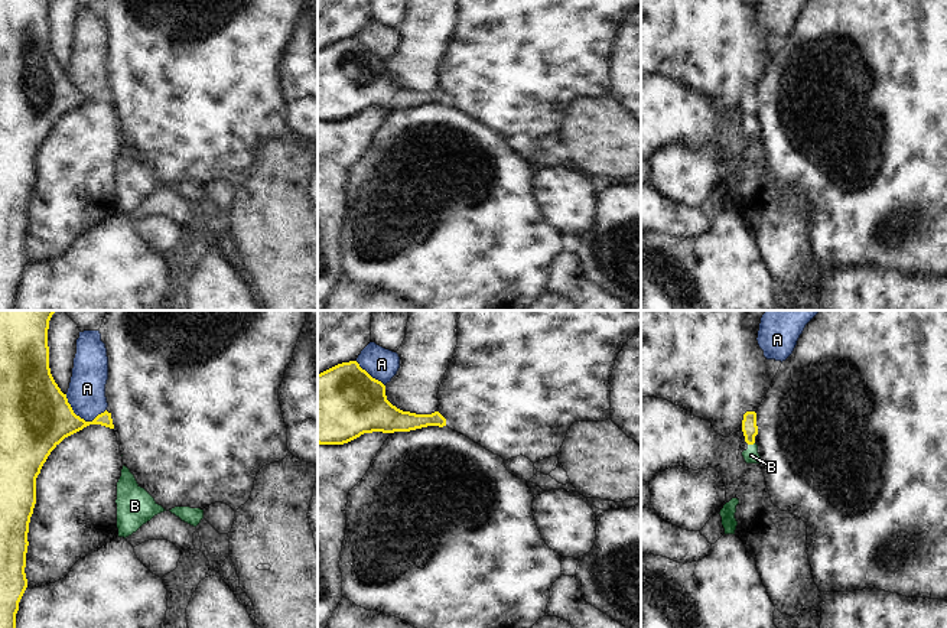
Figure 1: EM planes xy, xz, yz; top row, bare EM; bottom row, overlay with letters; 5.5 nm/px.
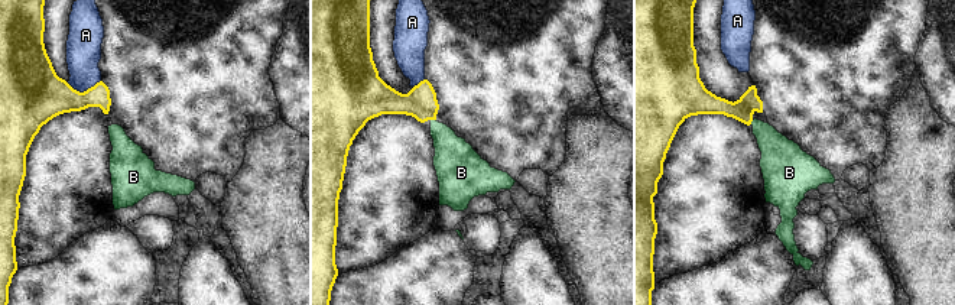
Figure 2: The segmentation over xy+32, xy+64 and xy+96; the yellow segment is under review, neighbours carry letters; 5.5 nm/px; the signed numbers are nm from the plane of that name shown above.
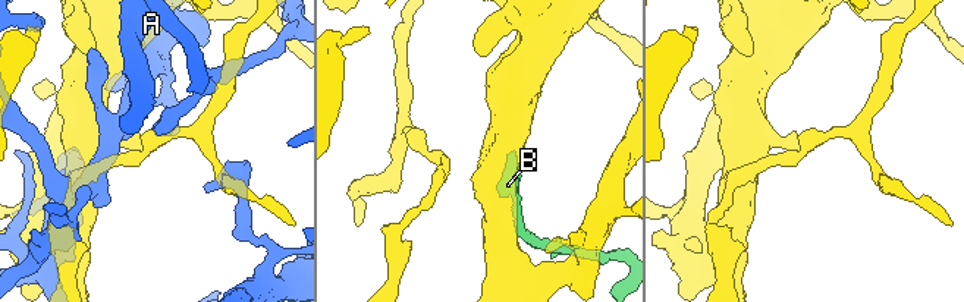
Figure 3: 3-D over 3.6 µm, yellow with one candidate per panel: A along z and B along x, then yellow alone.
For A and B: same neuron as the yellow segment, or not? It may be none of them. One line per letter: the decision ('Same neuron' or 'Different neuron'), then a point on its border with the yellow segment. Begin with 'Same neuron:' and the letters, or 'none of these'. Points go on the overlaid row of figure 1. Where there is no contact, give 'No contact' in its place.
Same neuron: B
A: Different neuron. Touches yellow at xy (80, 417)
B: Same neuron. Touches yellow at yz (751, 443)

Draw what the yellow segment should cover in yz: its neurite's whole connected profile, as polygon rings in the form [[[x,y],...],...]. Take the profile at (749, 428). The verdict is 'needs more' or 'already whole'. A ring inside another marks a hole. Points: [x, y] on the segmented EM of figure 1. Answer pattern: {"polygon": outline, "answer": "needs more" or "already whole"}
{"polygon": [[[746,411],[743,414],[742,432],[745,436],[745,442],[748,443],[748,449],[742,452],[745,462],[746,463],[759,463],[761,456],[758,453],[758,445],[755,443],[755,436],[758,435],[755,411]]], "answer": "needs more"}

